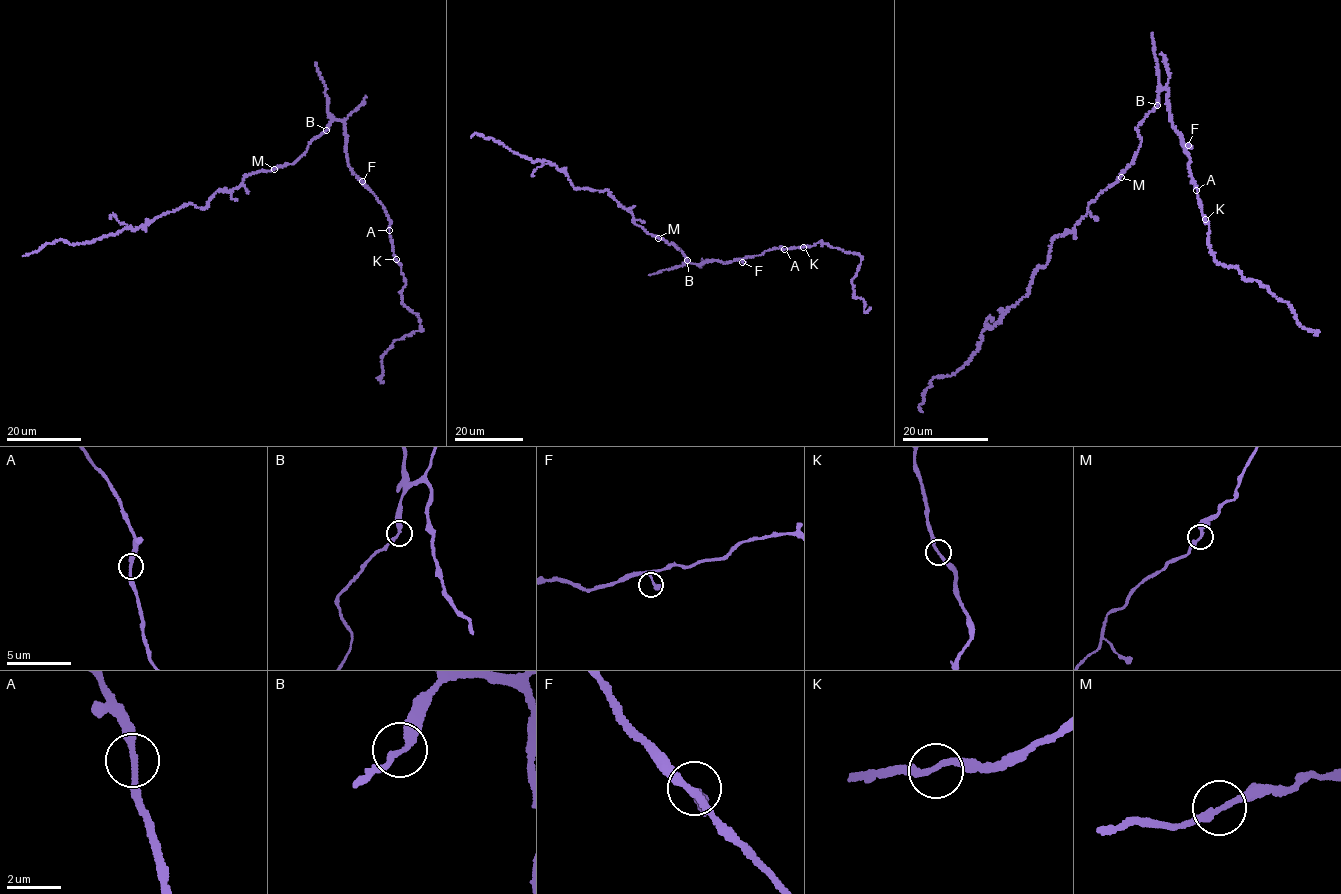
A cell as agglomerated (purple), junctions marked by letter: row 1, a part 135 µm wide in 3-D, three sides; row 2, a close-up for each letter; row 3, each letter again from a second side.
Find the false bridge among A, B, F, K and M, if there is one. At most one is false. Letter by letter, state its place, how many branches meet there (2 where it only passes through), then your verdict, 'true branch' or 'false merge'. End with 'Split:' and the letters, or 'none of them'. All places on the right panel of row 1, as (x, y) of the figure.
A: at (1196, 190); 2 branches meet; true branch
B: at (1157, 105); 2 branches meet; true branch
F: at (1188, 145); 2 branches meet; true branch
K: at (1205, 219); 2 branches meet; true branch
M: at (1121, 177); 2 branches meet; true branch
Split: none of them

